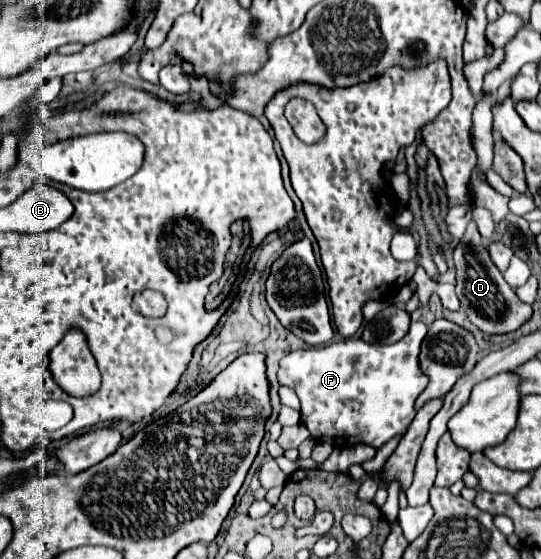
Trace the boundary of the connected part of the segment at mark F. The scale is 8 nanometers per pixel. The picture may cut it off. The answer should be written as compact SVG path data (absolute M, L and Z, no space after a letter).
M412 321L410 331L392 345L372 345L362 339L346 339L322 347L292 351L280 361L278 379L296 389L302 403L302 423L316 441L332 445L364 443L380 449L396 435L404 435L412 423L414 401L428 385L418 355L426 325Z

